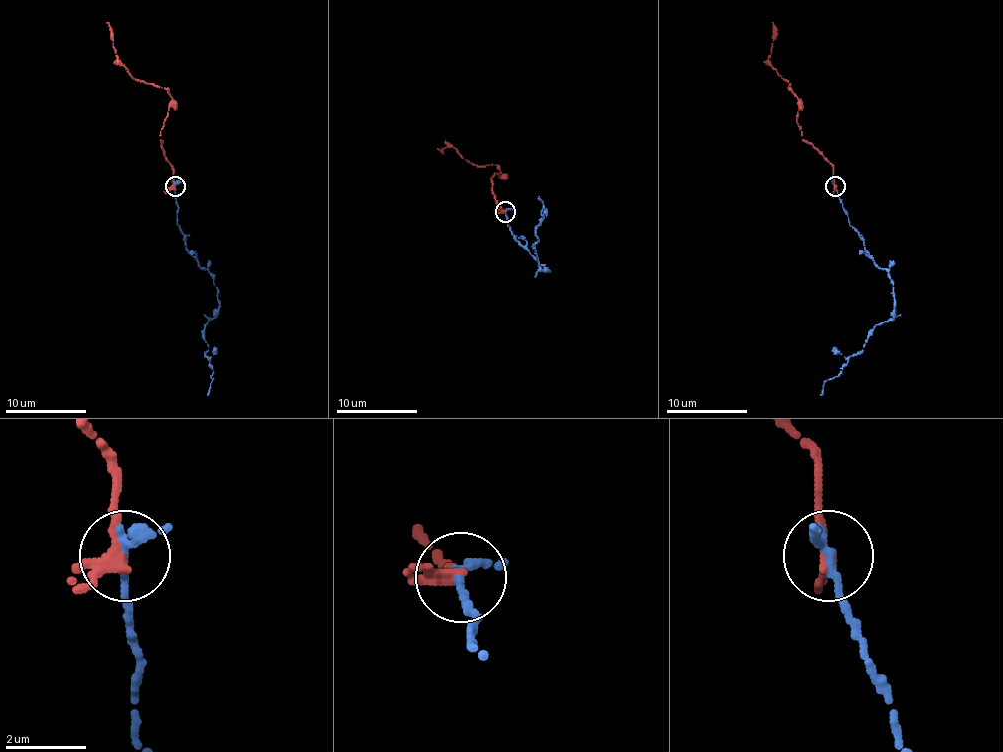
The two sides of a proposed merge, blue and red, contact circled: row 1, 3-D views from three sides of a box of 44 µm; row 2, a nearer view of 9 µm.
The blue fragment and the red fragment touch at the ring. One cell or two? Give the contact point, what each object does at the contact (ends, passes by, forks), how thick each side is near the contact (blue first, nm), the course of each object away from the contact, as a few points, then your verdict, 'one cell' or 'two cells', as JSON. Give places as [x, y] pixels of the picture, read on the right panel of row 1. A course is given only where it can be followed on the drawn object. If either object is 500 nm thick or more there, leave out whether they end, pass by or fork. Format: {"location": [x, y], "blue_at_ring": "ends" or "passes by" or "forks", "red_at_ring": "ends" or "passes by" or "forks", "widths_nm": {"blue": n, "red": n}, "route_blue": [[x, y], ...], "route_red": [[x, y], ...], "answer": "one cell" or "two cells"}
{"location": [835, 186], "blue_at_ring": "passes by", "red_at_ring": "passes by", "widths_nm": {"blue": 240, "red": 320}, "route_blue": [[836, 187], [864, 250], [888, 272], [895, 307], [892, 319], [874, 327], [864, 347], [819, 394]], "route_red": [[834, 187], [834, 166], [803, 140], [797, 124], [799, 101], [787, 81], [771, 65], [773, 22]], "answer": "one cell"}

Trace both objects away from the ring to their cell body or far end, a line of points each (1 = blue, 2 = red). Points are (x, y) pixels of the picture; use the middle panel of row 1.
1: (506, 212), (516, 241), (550, 271), (542, 269), (534, 251), (536, 228), (544, 216), (538, 196)
2: (506, 210), (491, 190), (494, 173), (500, 175), (496, 165), (469, 163), (453, 147), (437, 149)

